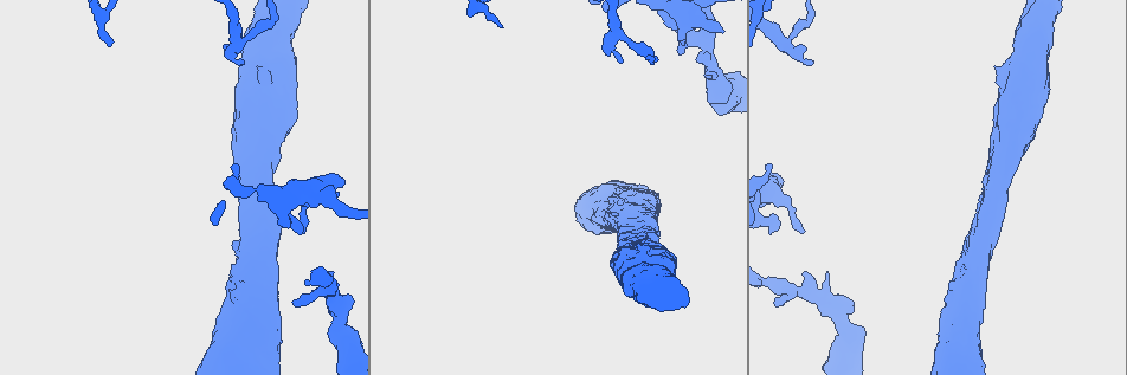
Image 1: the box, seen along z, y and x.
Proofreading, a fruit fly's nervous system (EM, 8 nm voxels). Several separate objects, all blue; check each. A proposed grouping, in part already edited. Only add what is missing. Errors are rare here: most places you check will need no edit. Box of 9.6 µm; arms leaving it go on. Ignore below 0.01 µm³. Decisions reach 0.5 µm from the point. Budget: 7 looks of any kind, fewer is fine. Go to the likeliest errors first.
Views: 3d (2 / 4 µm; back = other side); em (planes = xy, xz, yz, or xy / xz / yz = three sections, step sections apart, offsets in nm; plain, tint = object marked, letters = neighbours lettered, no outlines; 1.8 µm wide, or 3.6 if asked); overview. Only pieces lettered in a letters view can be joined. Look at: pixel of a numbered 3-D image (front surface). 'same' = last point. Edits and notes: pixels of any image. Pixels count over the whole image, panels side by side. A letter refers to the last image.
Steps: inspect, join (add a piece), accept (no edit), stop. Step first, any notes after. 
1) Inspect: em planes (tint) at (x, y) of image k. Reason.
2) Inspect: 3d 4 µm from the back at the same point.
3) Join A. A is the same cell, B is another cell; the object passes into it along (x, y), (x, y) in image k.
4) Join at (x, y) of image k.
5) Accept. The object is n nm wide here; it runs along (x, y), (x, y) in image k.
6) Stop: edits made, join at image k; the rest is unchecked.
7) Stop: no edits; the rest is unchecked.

Inspect: 3d 2 µm at (771, 232) of image 1. Free end.

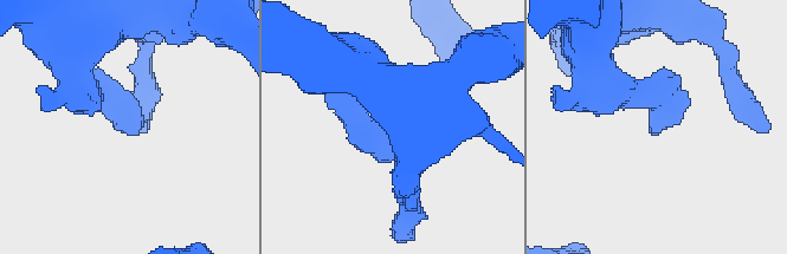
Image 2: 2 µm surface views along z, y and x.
Inspect: em planes (letters) at (654, 134) of image 2. Need the tissue.

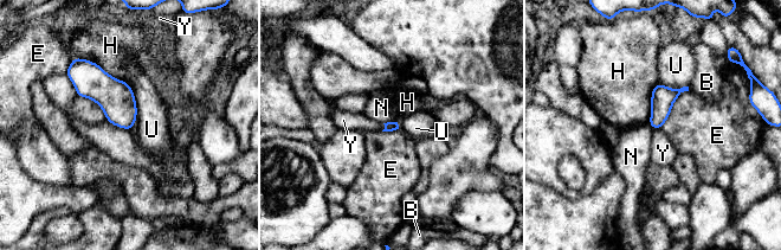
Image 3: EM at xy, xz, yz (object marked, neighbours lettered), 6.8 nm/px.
Accept. B, E, H, N, U and Y are other cells; a border runs along (107, 120), (116, 126), (133, 129) in image 3; no lettered piece goes on from it.

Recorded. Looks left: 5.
Inspect: 3d 4 µm at (235, 167) of image 1. Free end.

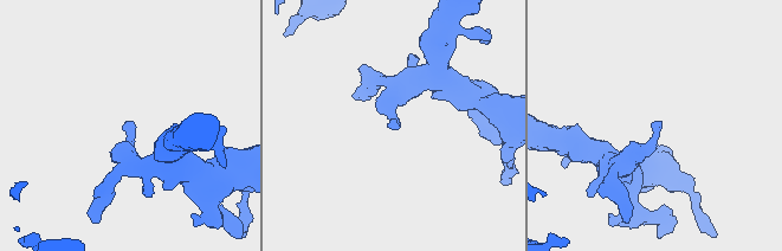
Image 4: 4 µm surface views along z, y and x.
Inspect: em yz step 4 (letters) at (662, 121) of image 4.

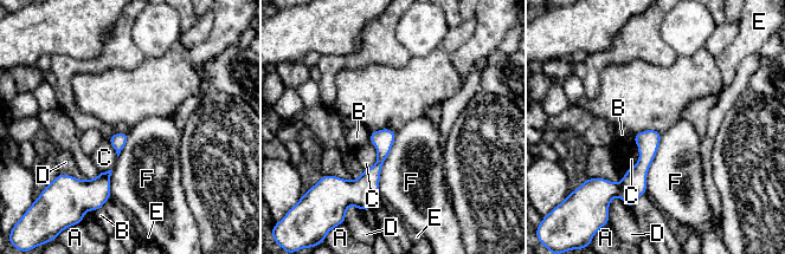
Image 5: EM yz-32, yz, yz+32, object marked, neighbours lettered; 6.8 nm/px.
Accept. A, B, C, D, E and F are other cells; a border runs along (396, 131), (377, 196) in image 5; none of them fits.

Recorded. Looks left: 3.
Inspect: 3d 2 µm at (619, 61) of image 1. Branch stops here.

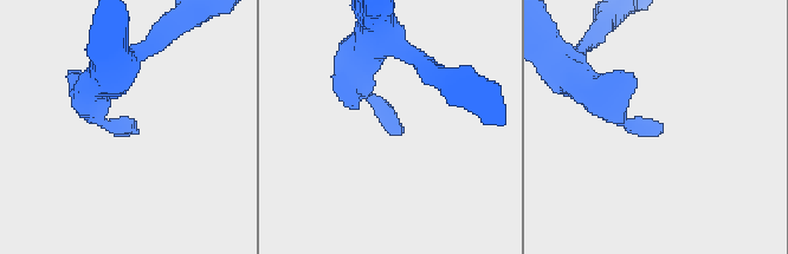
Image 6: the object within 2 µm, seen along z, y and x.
Inspect: em xz step 4 (letters) at (398, 134) of image 6. Need the tissue.

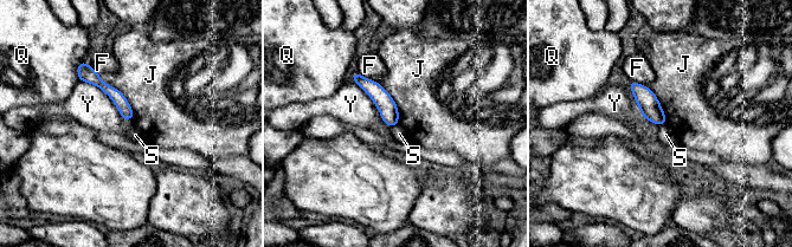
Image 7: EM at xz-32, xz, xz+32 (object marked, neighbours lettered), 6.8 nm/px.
Inspect: em planes (letters) at the same point. Cut it another way.

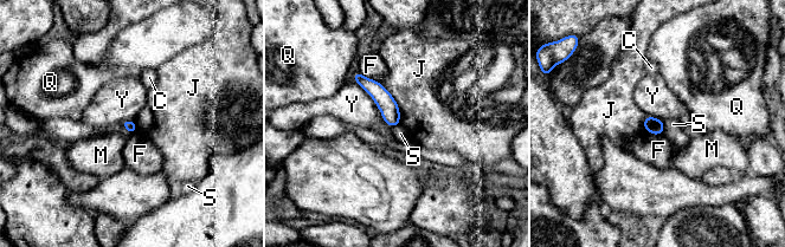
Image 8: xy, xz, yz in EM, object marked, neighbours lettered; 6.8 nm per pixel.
Accept. C, F, J, M, Q, S and Y are other cells; a border runs along (664, 122), (662, 132) in image 8; none of them fits.

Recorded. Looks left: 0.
Stop: no edits; the rest is unchecked.

